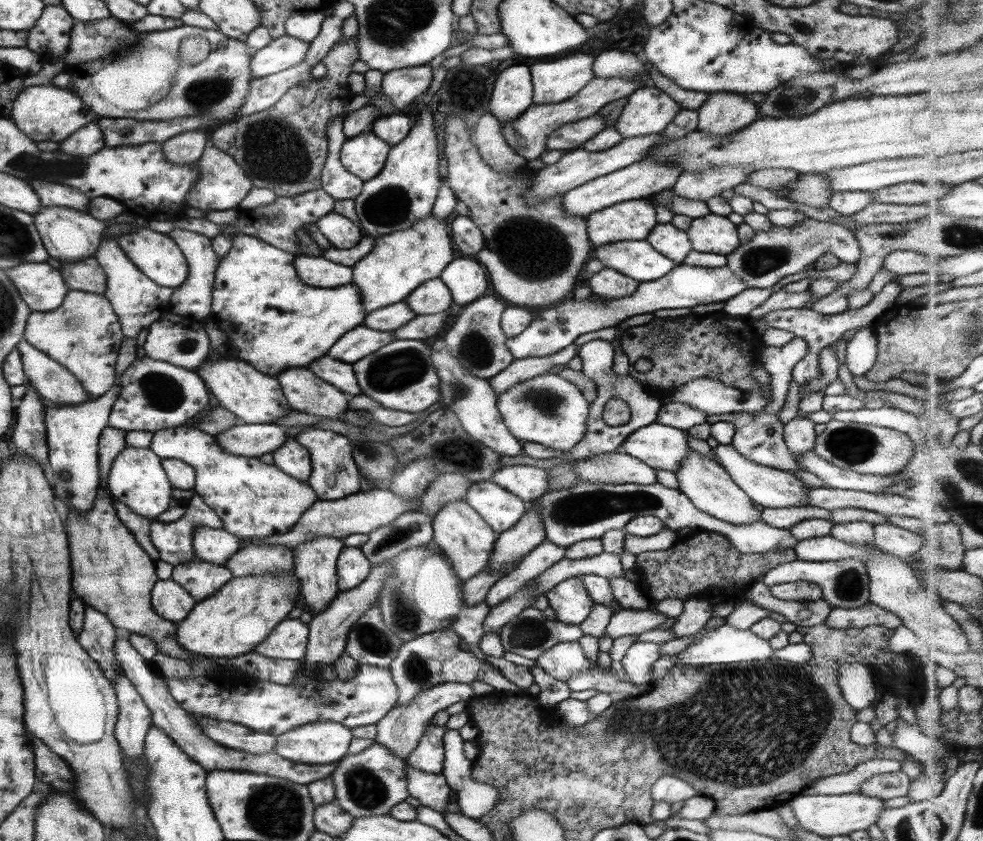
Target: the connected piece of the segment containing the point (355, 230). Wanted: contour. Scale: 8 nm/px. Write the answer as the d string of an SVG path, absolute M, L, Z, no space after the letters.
M336 212L326 214L314 224L336 249L353 248L363 238L363 230L354 221Z

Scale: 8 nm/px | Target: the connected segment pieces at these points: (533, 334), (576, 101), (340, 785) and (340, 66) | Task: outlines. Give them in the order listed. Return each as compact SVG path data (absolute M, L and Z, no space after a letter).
M680 264L674 266L669 274L652 282L642 282L632 295L616 299L588 300L571 299L564 303L556 303L548 309L539 310L534 321L527 330L513 338L507 338L507 350L515 359L550 356L589 332L603 328L619 327L619 325L638 314L651 314L656 310L672 310L675 308L692 308L699 304L726 302L740 292L747 290L747 285L728 266L721 268L702 268Z
M594 77L582 90L564 102L548 105L532 104L532 106L530 106L526 112L522 112L516 120L512 120L512 122L502 122L502 135L506 137L506 143L508 143L510 148L514 149L516 153L524 157L527 161L534 160L547 150L546 139L550 137L552 131L566 123L579 121L596 115L597 112L609 102L629 97L634 90L641 87L640 83L634 80L638 80L638 77Z
M374 743L359 754L344 756L331 777L335 786L335 802L354 818L388 814L394 805L410 796L404 759L395 756L382 744Z
M358 36L340 39L322 59L322 63L327 68L325 77L310 82L300 82L300 84L292 86L268 110L250 114L250 116L236 117L235 120L222 123L212 134L211 141L216 145L216 148L234 158L246 173L246 177L252 180L252 186L256 188L270 189L278 197L287 198L322 189L321 174L328 156L326 132L328 121L342 113L342 109L355 96L350 90L348 76L352 72L352 65L358 59L360 59Z

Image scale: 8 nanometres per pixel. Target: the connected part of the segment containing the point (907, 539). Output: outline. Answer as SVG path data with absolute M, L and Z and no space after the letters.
M890 522L878 524L874 527L873 544L879 549L903 560L914 558L916 551L920 550L924 542L913 525L904 529Z

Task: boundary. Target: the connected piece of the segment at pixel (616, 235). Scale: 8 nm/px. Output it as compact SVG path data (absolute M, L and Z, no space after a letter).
M649 199L620 202L590 214L586 220L594 248L620 240L645 240L658 224L655 206Z

